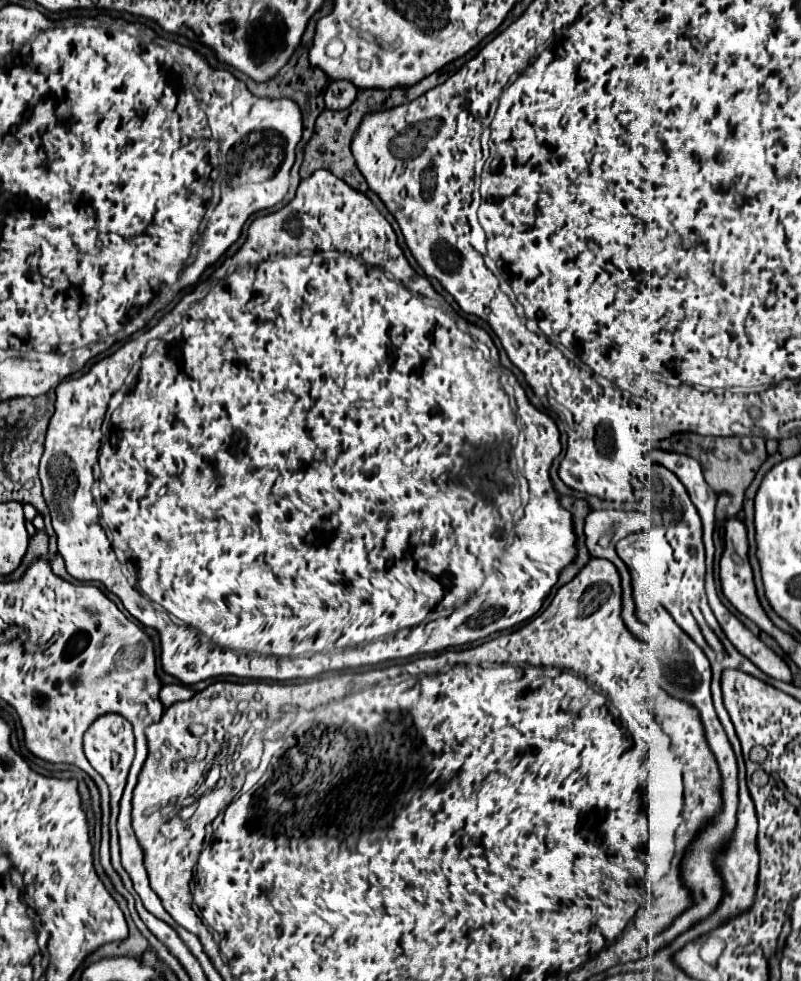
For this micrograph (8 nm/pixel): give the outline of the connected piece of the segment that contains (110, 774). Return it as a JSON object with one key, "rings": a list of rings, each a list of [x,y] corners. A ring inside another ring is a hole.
{"rings":[[[103,715],[101,719],[97,719],[89,731],[85,733],[85,741],[83,741],[83,747],[85,747],[85,755],[91,763],[91,767],[105,779],[105,783],[109,785],[109,791],[111,791],[111,825],[115,823],[117,815],[119,815],[119,801],[121,801],[121,795],[123,795],[123,789],[125,789],[125,781],[127,781],[127,773],[129,773],[129,767],[133,763],[133,757],[135,757],[135,739],[133,739],[133,727],[131,723],[121,717],[121,715]]]}

